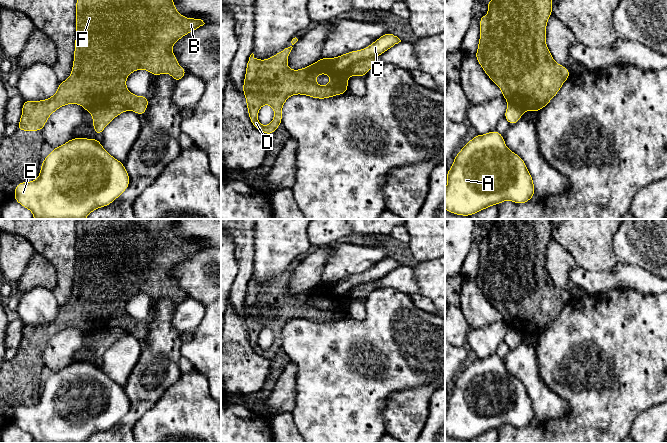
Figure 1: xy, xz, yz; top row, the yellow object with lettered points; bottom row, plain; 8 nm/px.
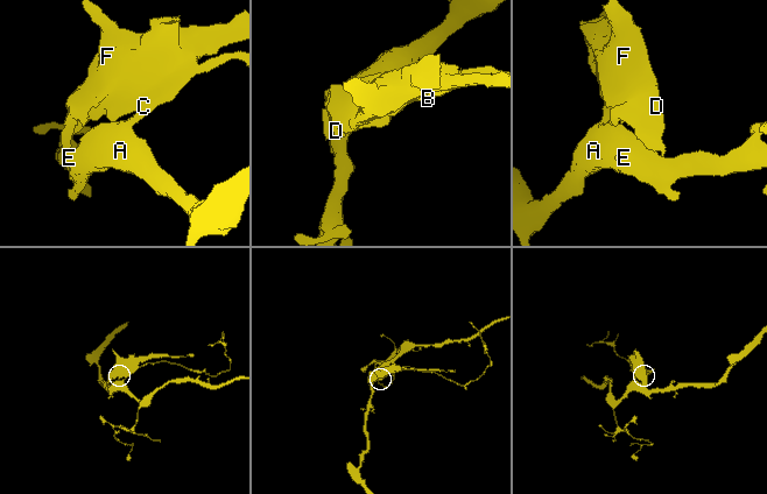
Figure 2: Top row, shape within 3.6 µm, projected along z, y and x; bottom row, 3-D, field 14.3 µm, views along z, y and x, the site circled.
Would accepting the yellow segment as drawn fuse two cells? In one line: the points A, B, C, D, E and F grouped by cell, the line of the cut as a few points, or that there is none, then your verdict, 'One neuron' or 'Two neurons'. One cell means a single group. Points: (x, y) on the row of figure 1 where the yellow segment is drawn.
Groups: A C E / B D F. Split along xz (375, 56), (358, 59), (340, 70), (319, 61). Two neurons

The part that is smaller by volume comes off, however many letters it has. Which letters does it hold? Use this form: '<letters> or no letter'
B, D, F

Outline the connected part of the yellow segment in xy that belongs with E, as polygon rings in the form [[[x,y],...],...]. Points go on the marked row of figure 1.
[[[71,138],[54,148],[41,164],[38,178],[19,182],[14,191],[14,200],[29,209],[34,219],[85,219],[92,211],[114,202],[130,183],[124,163],[110,155],[99,139]]]

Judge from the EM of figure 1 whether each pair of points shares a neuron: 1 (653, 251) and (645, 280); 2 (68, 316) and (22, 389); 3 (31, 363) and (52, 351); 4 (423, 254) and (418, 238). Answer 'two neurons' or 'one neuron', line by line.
1: two neurons
2: one neuron
3: two neurons
4: one neuron

